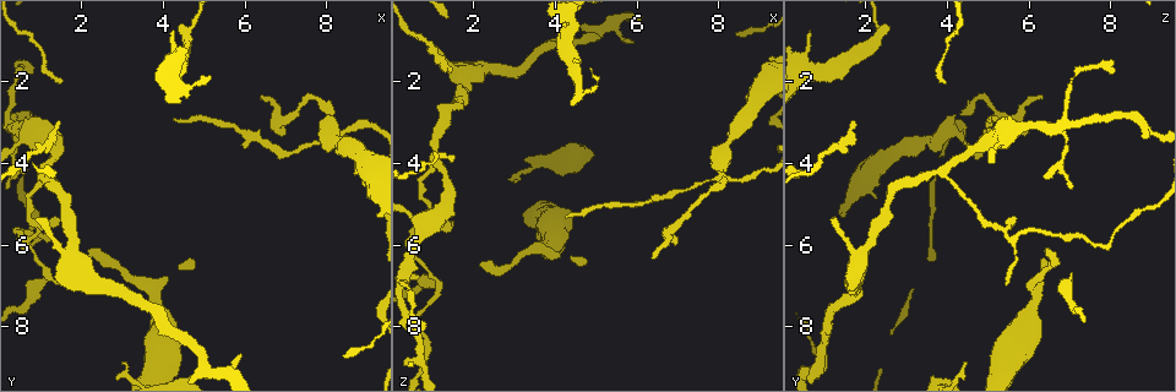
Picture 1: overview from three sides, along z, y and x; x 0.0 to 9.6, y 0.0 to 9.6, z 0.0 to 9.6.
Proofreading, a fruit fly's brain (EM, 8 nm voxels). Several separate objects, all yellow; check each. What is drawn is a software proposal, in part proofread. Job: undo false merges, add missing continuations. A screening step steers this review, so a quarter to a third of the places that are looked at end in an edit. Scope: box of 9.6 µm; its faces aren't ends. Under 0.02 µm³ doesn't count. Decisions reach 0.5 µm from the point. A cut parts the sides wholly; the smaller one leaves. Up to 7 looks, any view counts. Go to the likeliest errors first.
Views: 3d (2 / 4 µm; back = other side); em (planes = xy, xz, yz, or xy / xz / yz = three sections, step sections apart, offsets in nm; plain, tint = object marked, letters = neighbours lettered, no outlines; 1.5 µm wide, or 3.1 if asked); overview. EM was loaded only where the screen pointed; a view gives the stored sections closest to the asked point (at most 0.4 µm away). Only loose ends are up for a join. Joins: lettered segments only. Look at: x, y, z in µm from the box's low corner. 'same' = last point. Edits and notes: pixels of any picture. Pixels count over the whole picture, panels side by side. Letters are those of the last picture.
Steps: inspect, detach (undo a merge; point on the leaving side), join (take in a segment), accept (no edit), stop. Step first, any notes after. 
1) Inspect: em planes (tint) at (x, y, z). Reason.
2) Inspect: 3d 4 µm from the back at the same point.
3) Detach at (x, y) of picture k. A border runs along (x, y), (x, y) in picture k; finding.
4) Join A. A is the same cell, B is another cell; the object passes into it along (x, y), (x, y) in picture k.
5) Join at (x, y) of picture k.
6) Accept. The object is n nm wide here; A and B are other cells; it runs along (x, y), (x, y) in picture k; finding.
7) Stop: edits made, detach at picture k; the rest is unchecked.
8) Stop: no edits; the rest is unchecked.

Inspect: em planes (tint) at (6.95, 3.25, 6.00). An open end.

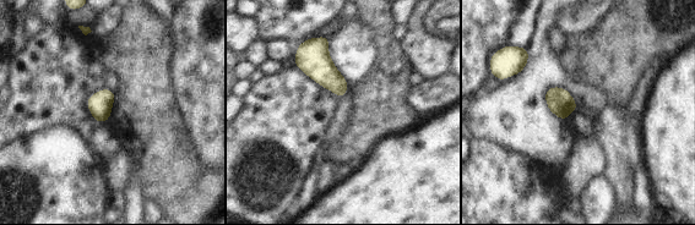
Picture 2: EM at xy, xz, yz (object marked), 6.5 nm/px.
Inspect: em planes (letters) at the same point.

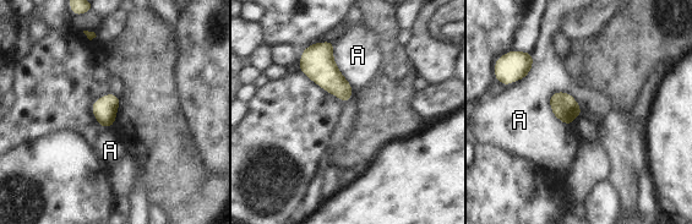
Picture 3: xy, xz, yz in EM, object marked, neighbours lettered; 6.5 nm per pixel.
Accept. A is another cell; a border runs along (332, 42), (332, 58), (353, 91) in picture 3; none of them fits.

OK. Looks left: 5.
Inspect: em yz step 8 (tint) at (0.95, 5.65, 5.35). Sharp bend.

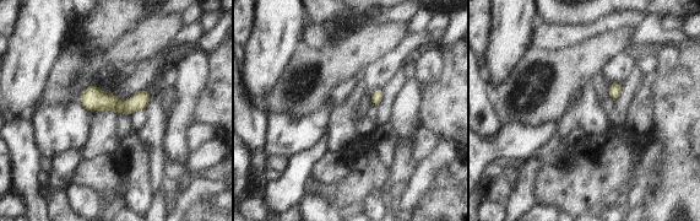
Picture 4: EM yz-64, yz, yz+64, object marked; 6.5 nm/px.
Inspect: em planes (tint) at the same point. Cut it another way.

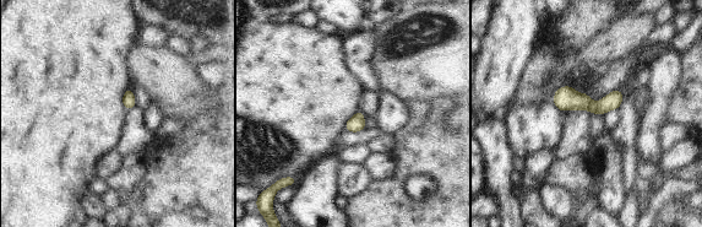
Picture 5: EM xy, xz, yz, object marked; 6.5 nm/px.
Inspect: em planes (letters) at the same point. What lies round it.

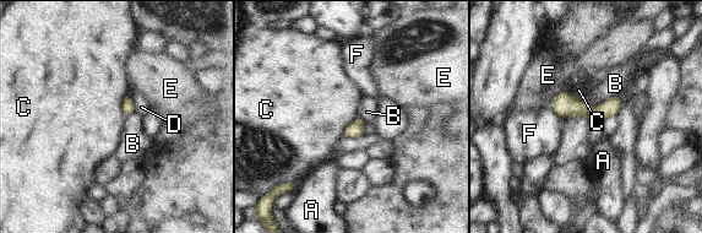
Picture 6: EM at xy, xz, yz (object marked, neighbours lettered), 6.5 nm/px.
Accept. The object is 90 nm wide here; the longest contact is with B, 220 nm; A, B, C, D, E and F are other cells; one neuron here.

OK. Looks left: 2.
Inspect: em planes (letters) at (1.05, 4.25, 3.95). Thick turns thin.

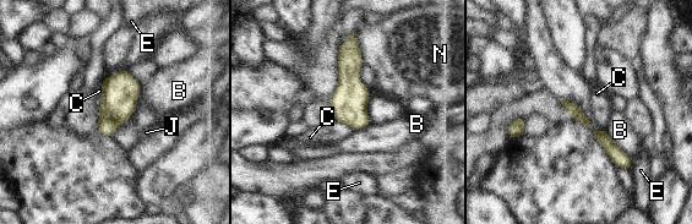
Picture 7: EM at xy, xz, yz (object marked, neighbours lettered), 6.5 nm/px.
Accept. B, C, E, J and N are other cells; continuous, no second neuron.

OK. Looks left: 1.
Stop: no edits; the rest is unchecked.

